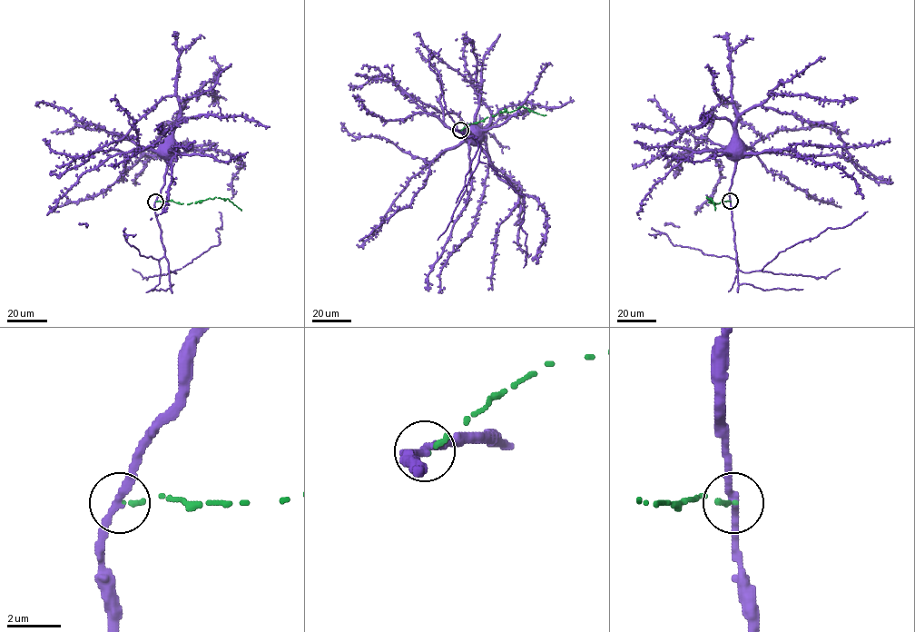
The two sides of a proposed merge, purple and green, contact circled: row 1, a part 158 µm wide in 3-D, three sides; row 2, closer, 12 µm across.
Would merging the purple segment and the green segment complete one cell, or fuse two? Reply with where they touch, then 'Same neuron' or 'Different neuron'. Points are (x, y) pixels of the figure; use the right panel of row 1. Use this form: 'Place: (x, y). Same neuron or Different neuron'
Place: (730, 201). Different neuron

